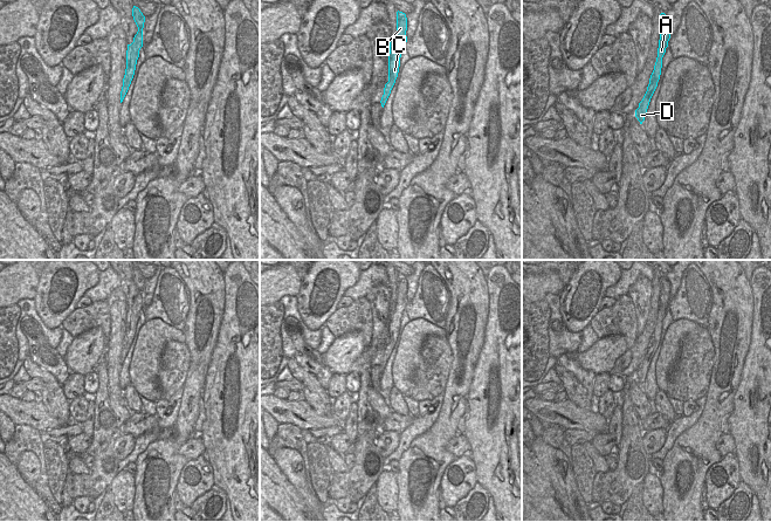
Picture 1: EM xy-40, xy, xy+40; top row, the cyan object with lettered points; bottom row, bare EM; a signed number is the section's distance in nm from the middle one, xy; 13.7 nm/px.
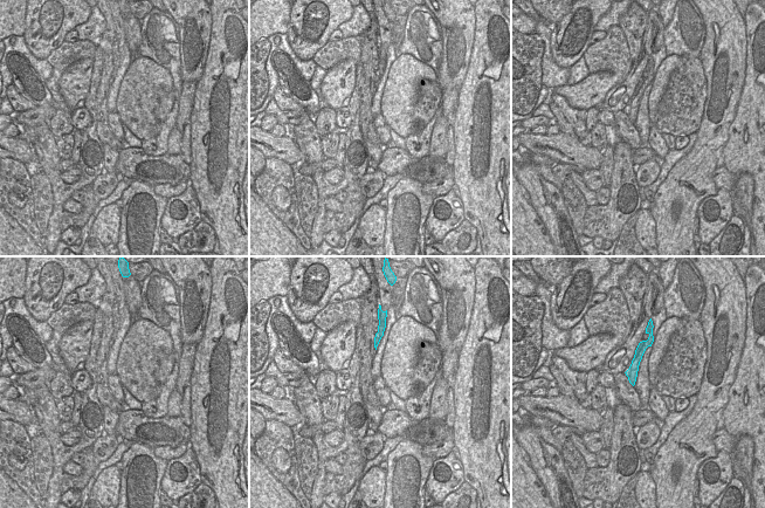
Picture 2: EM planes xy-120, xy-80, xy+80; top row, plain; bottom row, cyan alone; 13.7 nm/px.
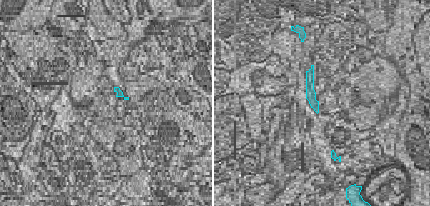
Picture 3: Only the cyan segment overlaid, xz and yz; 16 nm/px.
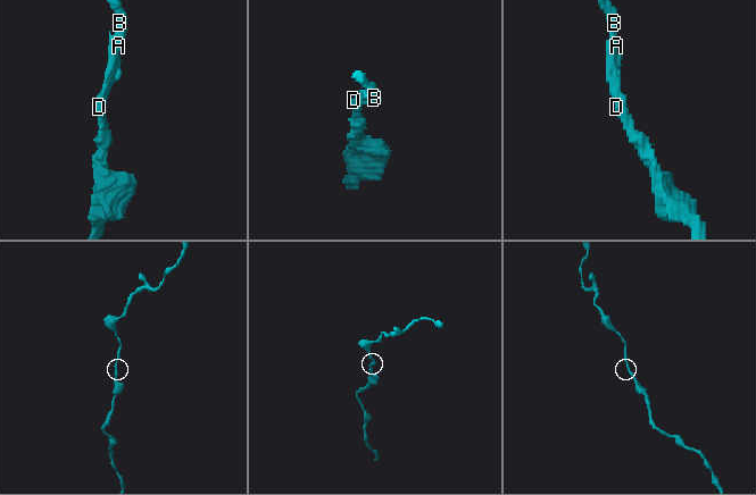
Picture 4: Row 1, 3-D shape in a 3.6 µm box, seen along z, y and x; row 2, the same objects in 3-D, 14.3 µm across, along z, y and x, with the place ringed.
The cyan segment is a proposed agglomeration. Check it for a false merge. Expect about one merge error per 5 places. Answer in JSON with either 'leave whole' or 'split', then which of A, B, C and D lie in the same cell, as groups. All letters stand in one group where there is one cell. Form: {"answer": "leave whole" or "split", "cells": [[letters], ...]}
{"answer": "leave whole", "cells": [["A", "B", "C", "D"]]}

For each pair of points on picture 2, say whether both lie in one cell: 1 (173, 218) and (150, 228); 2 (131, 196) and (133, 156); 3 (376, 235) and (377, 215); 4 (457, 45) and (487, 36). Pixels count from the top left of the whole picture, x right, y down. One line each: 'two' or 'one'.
1: two
2: two
3: one
4: two

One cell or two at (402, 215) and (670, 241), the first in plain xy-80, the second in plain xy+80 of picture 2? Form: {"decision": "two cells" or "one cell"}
{"decision": "one cell"}

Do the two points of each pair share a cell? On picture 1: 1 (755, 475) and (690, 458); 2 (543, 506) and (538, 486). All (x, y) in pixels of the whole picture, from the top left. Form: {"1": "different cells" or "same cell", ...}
{"1": "different cells", "2": "same cell"}

